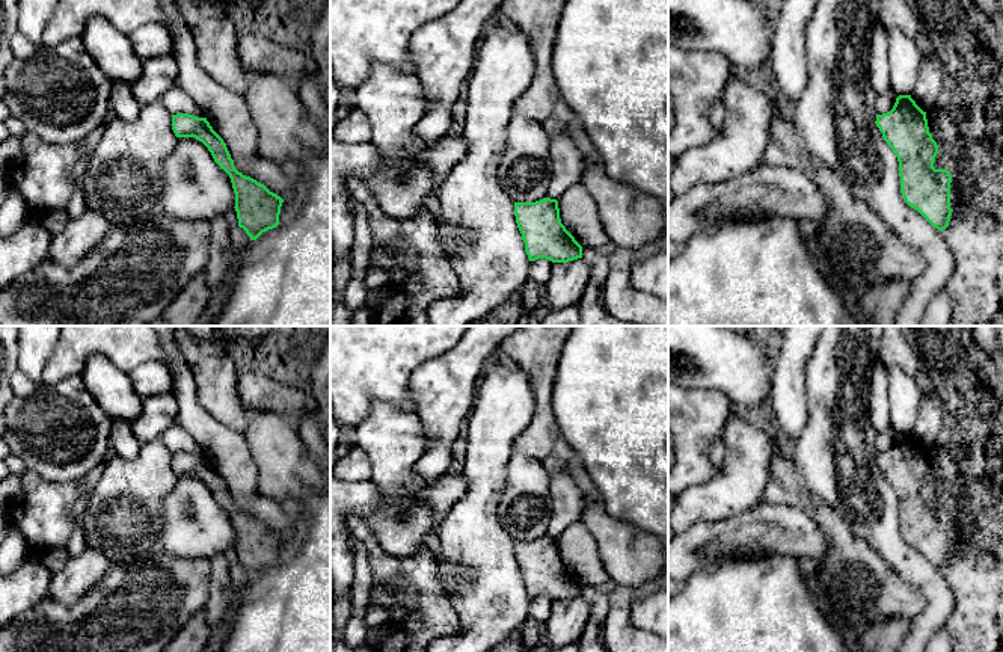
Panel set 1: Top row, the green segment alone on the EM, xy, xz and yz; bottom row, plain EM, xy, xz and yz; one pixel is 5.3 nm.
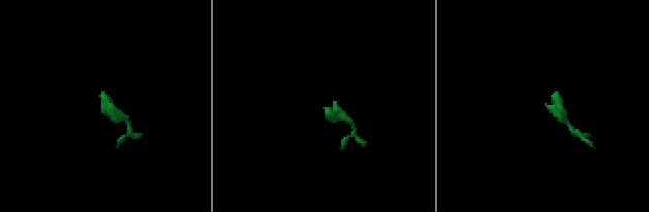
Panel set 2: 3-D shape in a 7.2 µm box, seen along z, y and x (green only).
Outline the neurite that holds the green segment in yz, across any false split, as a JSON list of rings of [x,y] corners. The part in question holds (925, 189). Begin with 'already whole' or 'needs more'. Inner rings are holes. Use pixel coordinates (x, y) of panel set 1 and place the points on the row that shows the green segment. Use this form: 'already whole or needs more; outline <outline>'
already whole; outline [[[899,95],[890,112],[876,115],[875,124],[897,157],[905,202],[934,228],[946,229],[952,216],[952,175],[934,168],[938,145],[929,133],[926,112],[911,95]]]

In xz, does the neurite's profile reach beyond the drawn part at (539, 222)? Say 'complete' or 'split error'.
complete

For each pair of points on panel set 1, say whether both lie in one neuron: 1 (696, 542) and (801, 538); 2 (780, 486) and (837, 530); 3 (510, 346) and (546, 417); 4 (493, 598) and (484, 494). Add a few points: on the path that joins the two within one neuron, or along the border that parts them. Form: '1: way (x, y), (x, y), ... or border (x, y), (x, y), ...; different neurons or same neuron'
1: way (721, 539), (776, 538); same neuron
2: way (794, 494), (809, 501), (824, 516); same neuron
3: way (528, 361), (542, 375), (543, 399); same neuron
4: way (484, 572), (484, 519); same neuron

